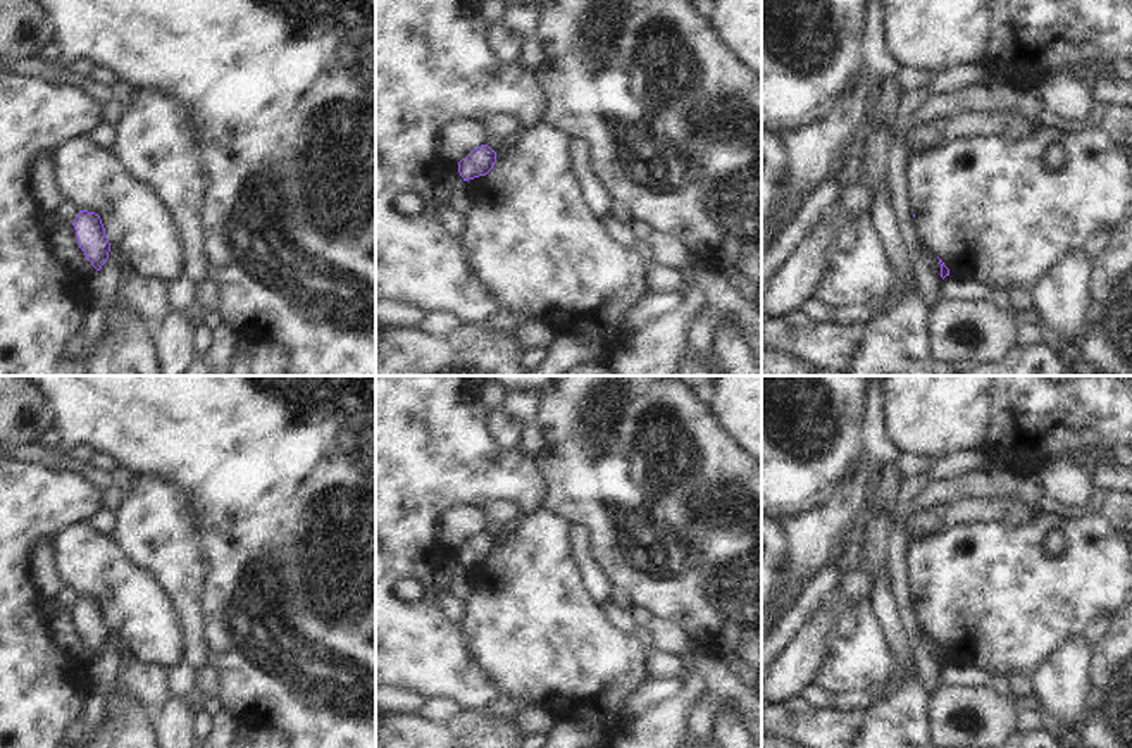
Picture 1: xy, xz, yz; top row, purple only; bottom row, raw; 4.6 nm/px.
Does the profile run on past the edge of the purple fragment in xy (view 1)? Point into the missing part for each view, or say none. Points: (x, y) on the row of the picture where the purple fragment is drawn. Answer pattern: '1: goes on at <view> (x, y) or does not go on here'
1: does not go on here

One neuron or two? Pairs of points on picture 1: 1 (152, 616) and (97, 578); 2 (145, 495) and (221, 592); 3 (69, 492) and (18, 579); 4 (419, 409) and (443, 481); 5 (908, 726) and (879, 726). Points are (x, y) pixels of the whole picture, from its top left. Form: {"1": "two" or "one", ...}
{"1": "one", "2": "two", "3": "one", "4": "one", "5": "one"}

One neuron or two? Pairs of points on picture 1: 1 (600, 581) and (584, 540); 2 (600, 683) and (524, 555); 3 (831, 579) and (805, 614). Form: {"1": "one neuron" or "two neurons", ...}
{"1": "one neuron", "2": "one neuron", "3": "one neuron"}

